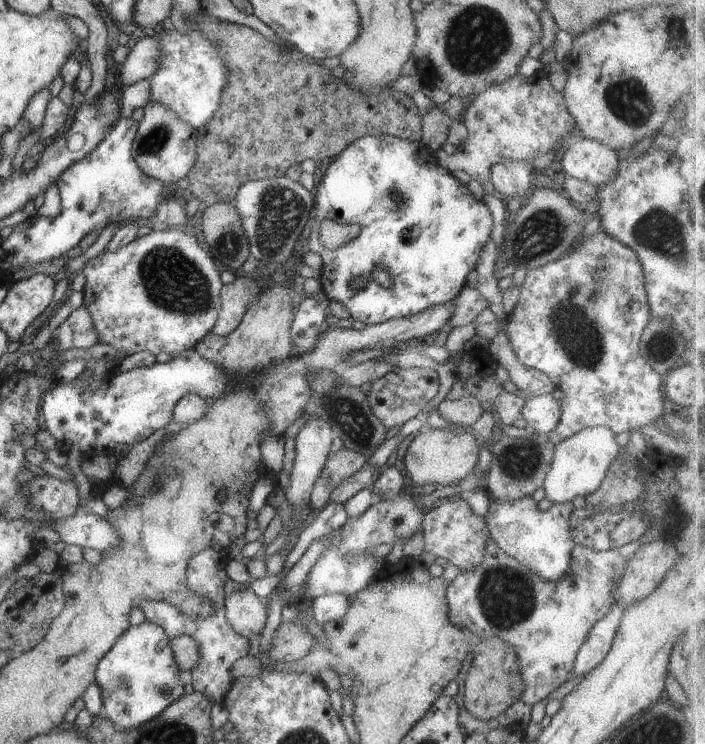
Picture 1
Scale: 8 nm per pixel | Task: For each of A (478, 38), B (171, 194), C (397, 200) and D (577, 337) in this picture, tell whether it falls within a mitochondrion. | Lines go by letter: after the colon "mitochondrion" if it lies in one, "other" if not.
A: mitochondrion
B: other
C: mitochondrion
D: mitochondrion

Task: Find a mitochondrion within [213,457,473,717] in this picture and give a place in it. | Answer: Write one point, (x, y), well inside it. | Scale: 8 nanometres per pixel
(350, 557)

